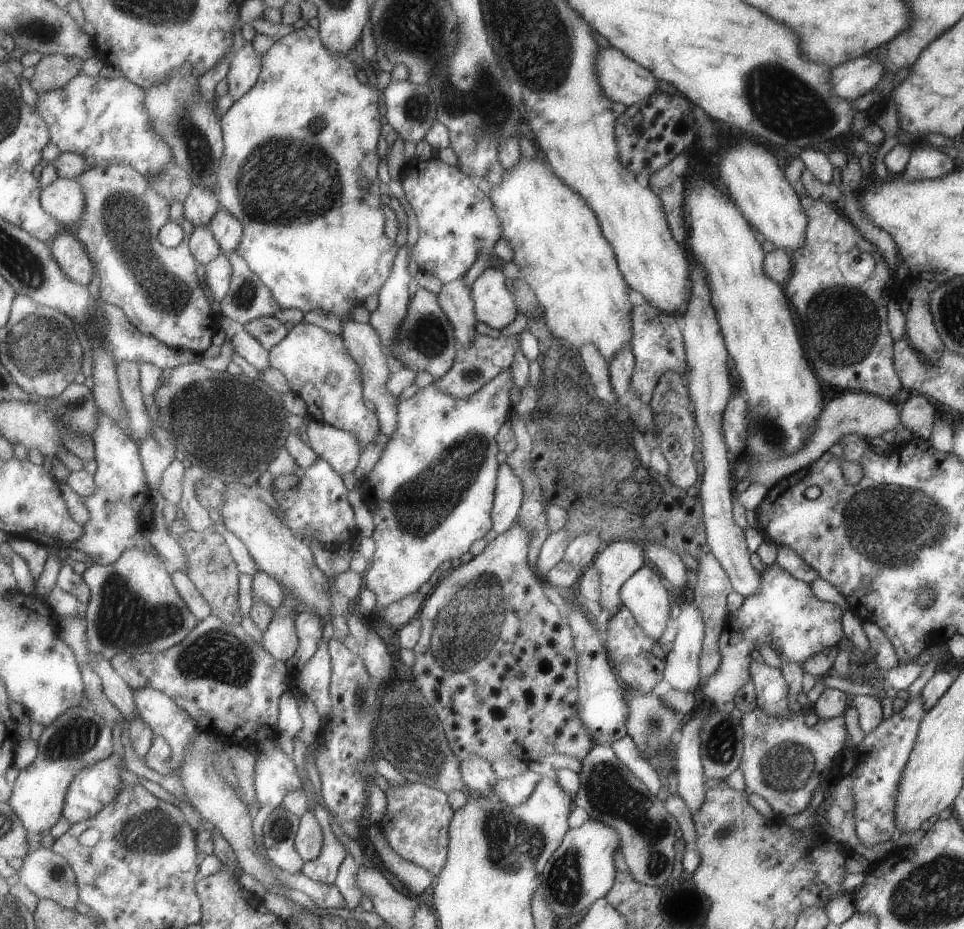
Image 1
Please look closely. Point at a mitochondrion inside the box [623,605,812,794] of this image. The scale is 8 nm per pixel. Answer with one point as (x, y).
(720, 746)

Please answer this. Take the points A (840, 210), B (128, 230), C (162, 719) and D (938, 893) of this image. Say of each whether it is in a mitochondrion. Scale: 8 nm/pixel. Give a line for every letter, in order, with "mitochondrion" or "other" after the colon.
A: other
B: mitochondrion
C: other
D: mitochondrion

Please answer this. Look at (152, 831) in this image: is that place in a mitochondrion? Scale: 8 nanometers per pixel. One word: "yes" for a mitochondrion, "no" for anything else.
yes

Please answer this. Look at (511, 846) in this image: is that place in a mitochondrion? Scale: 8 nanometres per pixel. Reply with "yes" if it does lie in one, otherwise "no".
yes

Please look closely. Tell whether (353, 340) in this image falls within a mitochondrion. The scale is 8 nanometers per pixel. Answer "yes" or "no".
no

